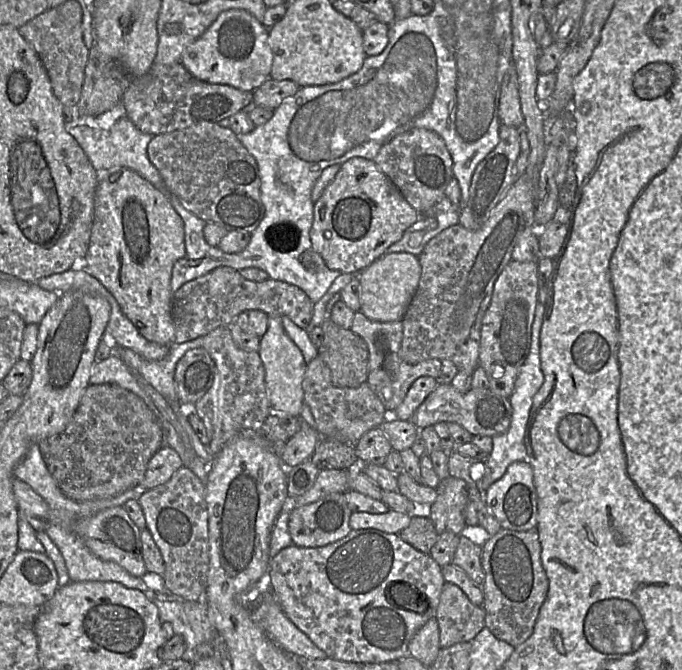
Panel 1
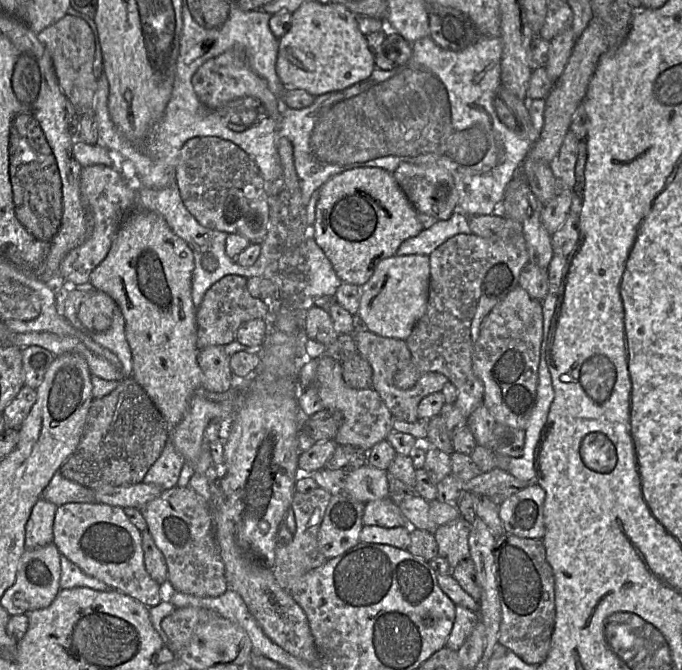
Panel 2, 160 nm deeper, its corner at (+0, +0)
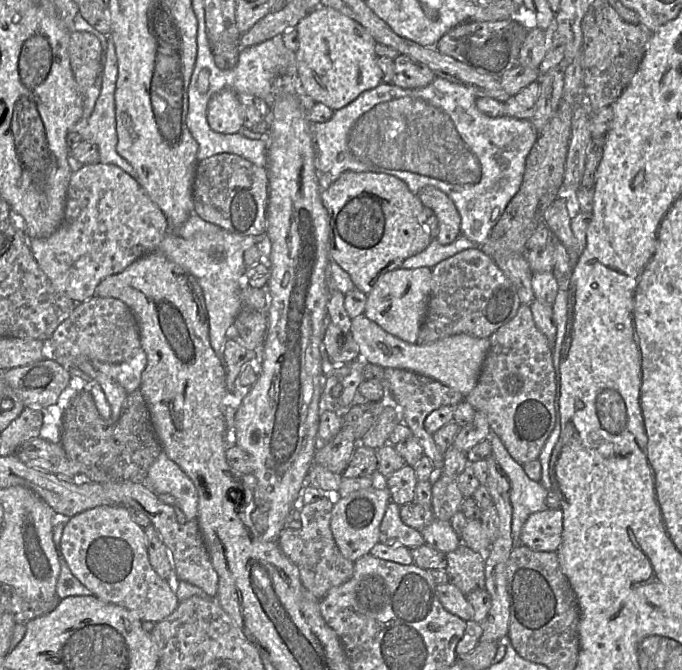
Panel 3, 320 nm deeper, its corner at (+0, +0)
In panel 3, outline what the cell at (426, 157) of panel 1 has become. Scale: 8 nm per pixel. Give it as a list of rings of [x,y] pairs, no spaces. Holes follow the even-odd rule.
[[[434,186],[422,188],[417,196],[438,218],[438,242],[442,245],[453,243],[461,235],[461,217],[451,198]]]

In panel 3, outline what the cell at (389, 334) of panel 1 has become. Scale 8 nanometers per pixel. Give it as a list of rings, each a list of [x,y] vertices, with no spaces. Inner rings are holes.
[[[384,368],[383,380],[388,383],[392,401],[400,408],[400,417],[403,423],[413,433],[413,436],[422,447],[424,455],[432,461],[437,477],[443,469],[444,453],[436,446],[433,436],[426,431],[424,422],[432,411],[442,406],[455,406],[464,400],[464,396],[430,377],[405,369]]]

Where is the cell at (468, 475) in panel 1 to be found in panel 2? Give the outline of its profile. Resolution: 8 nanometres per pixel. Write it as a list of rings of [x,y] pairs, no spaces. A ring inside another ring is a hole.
[[[494,468],[461,483],[461,491],[484,495],[495,504],[500,505],[511,495],[528,485],[530,483],[519,481],[508,472],[500,468]]]

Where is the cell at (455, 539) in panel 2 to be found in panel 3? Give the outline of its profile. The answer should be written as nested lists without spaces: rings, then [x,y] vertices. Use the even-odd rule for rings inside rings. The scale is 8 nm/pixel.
[[[464,543],[446,554],[448,582],[464,595],[478,588],[485,588],[486,555],[475,552]]]

